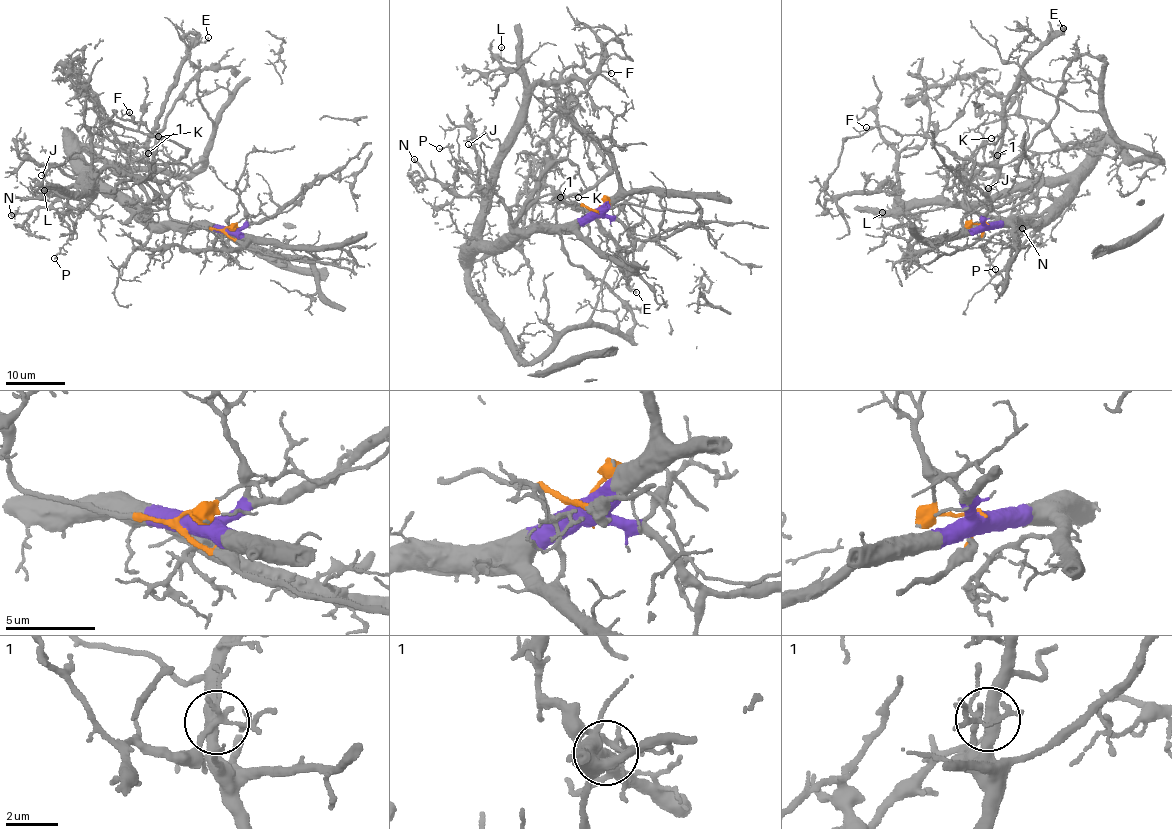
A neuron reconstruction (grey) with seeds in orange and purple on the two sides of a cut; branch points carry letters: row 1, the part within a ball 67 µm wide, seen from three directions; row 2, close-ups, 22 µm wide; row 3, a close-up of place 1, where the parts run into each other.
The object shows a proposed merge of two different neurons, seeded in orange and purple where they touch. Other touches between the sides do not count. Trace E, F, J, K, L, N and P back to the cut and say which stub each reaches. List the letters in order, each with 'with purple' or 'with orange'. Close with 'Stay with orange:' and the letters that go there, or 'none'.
E: with orange
F: with orange
J: with purple
K: with orange
L: with purple
N: with purple
P: with purple
Stay with orange: E, F, K

